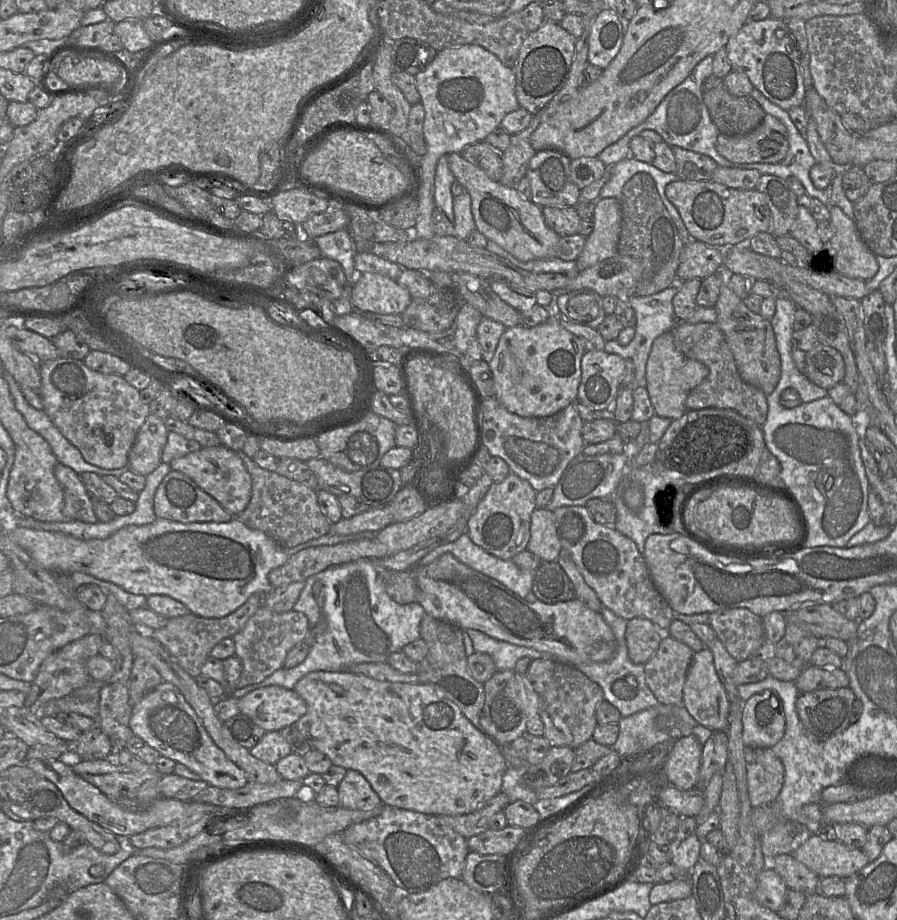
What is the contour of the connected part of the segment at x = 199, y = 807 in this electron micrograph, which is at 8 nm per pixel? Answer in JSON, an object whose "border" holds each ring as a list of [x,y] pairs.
{"border":[[[63,757],[59,759],[29,759],[25,761],[25,765],[30,769],[32,769],[36,774],[52,782],[60,790],[65,800],[75,811],[85,816],[90,821],[99,824],[101,827],[113,833],[115,836],[130,837],[132,835],[142,833],[148,829],[167,826],[180,819],[187,819],[189,816],[193,815],[194,813],[203,813],[206,814],[204,816],[209,816],[209,822],[207,823],[207,825],[209,826],[209,823],[215,818],[223,817],[224,815],[227,815],[233,811],[237,811],[226,807],[221,807],[211,804],[197,803],[193,801],[180,801],[177,799],[169,799],[165,797],[157,798],[150,805],[148,805],[143,809],[129,810],[128,808],[122,807],[119,804],[113,802],[105,794],[103,794],[97,787],[87,782],[82,777],[78,776],[72,769],[71,759],[68,759],[67,757]]]}

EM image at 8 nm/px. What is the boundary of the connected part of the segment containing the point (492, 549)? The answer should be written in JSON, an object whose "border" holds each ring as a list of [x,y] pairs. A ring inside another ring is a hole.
{"border":[[[514,473],[501,482],[494,482],[477,505],[467,523],[467,534],[471,540],[486,552],[511,560],[527,549],[530,539],[531,515],[537,508],[537,492],[530,483]]]}

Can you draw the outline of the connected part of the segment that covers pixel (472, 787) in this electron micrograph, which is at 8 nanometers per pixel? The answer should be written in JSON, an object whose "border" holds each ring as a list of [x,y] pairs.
{"border":[[[314,671],[303,676],[292,689],[307,705],[307,712],[295,724],[297,729],[307,738],[312,746],[325,754],[333,765],[346,770],[359,772],[369,782],[373,790],[380,797],[383,806],[393,806],[428,815],[465,815],[477,811],[491,798],[501,792],[502,780],[507,763],[498,745],[483,730],[475,727],[462,713],[460,708],[444,693],[432,684],[410,684],[379,681],[364,675],[356,675],[348,671],[327,672]]]}

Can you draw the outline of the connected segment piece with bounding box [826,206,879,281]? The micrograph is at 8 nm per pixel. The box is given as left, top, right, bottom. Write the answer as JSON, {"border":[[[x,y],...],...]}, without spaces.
{"border":[[[830,206],[829,211],[830,221],[834,227],[834,235],[826,245],[828,245],[829,254],[834,257],[836,272],[851,279],[870,280],[879,269],[876,256],[861,239],[853,219],[849,218],[841,208],[837,206]]]}

